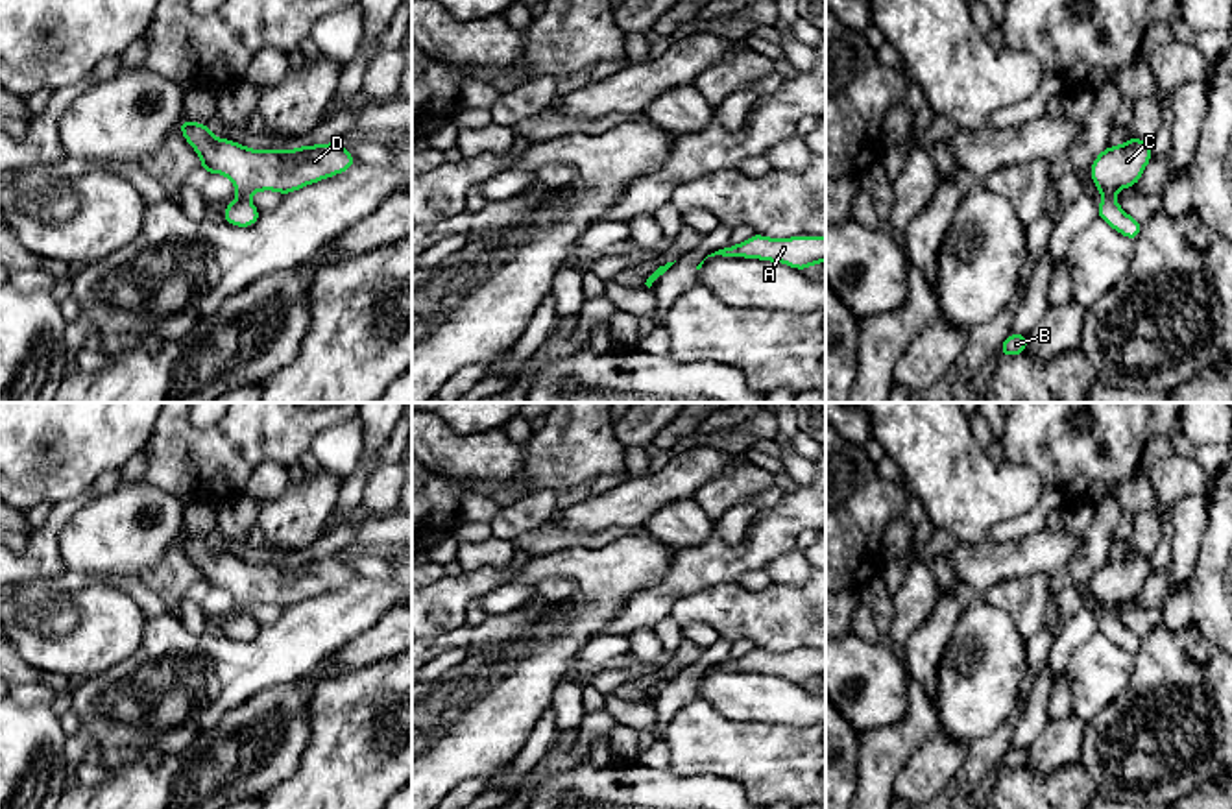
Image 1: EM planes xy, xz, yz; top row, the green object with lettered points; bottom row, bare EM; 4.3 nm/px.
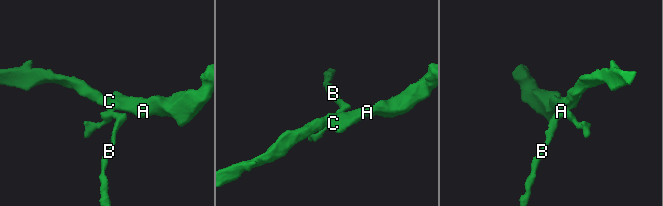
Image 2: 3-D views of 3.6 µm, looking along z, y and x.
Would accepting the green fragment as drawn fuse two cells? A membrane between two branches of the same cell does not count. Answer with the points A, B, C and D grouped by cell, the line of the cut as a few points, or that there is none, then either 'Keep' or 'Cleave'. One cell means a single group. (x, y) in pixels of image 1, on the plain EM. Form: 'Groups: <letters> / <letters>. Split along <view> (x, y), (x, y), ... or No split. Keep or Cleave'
Groups: A C D / B. Split along xy (239, 610), (246, 612). Cleave

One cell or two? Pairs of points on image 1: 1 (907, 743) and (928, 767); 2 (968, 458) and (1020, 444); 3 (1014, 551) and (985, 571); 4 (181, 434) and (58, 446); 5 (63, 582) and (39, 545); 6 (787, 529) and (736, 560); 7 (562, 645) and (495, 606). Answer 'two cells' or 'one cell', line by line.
1: two cells
2: two cells
3: one cell
4: two cells
5: two cells
6: one cell
7: two cells

